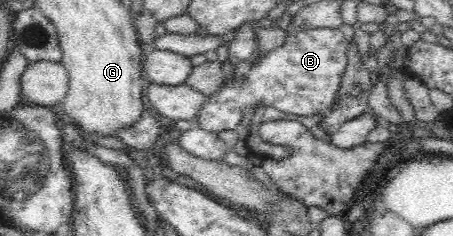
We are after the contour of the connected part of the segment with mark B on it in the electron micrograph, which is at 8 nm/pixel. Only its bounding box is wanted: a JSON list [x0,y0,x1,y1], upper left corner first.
[196,28,348,132]

